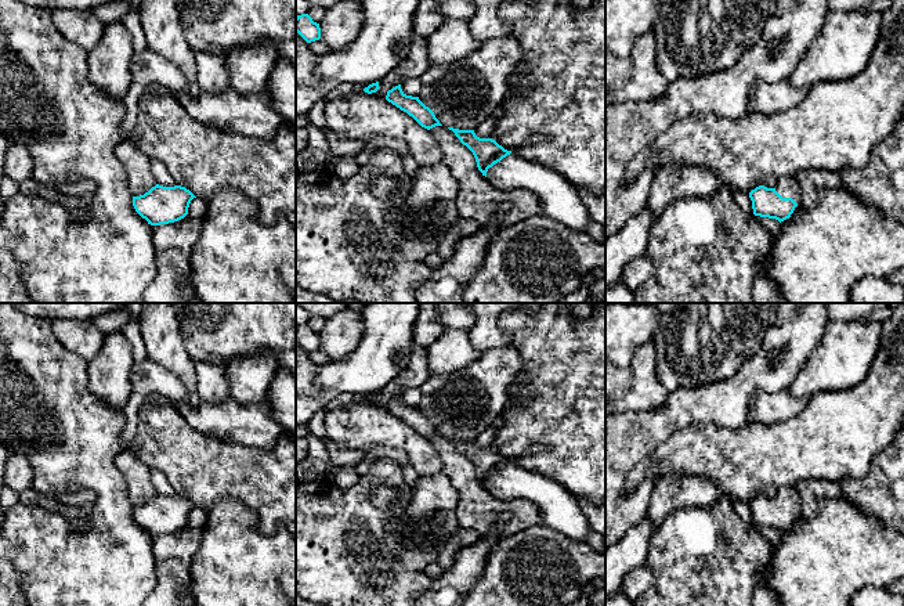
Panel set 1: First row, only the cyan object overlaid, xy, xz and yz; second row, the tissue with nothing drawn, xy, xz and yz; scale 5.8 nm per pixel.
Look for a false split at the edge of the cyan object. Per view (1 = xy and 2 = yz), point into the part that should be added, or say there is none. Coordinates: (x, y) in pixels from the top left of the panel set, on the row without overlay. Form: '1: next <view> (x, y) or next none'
1: next none
2: next yz (788, 497)

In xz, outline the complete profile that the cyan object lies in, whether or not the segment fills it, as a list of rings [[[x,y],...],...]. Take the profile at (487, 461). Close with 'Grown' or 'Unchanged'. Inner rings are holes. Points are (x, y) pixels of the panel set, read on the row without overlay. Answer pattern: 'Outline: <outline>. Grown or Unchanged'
Outline: [[[448,439],[473,462],[478,480],[496,498],[503,501],[529,499],[538,506],[545,527],[561,533],[578,542],[586,542],[589,530],[587,519],[579,506],[578,498],[568,493],[567,488],[540,473],[531,472],[516,462],[505,459],[492,448],[477,447],[474,440]]]. Grown

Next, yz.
Outline: [[[782,486],[774,498],[759,495],[749,502],[755,526],[789,529],[800,509],[800,498],[795,486]]]. Grown

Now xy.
Outline: [[[156,494],[144,505],[133,506],[133,516],[148,534],[160,535],[184,529],[194,508],[185,497]]]. Unchanged

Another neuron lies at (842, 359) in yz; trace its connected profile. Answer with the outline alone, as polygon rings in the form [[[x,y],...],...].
[[[828,321],[804,365],[788,386],[796,397],[857,386],[879,351],[881,322]]]

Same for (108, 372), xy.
[[[122,331],[106,335],[100,351],[87,361],[87,386],[93,396],[123,411],[131,393],[131,345]]]

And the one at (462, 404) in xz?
[[[511,345],[487,350],[463,369],[433,375],[420,386],[417,407],[442,436],[474,440],[498,421],[521,365]]]

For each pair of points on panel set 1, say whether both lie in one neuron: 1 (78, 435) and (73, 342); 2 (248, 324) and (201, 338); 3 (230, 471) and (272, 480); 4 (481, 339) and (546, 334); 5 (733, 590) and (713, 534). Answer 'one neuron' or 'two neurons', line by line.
1: two neurons
2: one neuron
3: one neuron
4: two neurons
5: one neuron

